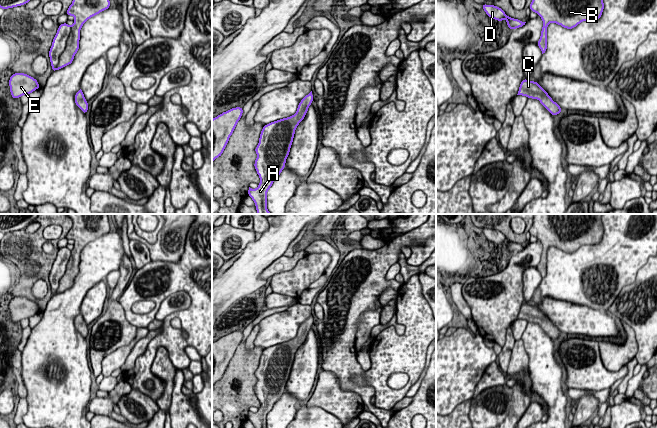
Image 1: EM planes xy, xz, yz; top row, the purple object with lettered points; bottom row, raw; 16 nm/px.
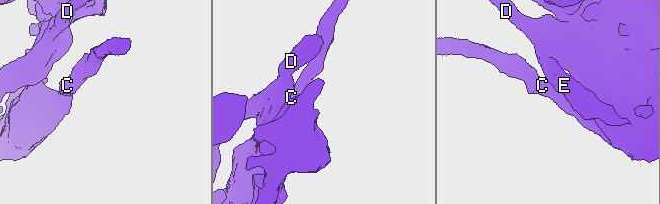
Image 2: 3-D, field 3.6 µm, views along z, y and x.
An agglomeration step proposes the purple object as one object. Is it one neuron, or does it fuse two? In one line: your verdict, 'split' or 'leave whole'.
leave whole

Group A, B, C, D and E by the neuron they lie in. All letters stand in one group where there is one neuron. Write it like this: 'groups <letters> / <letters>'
groups A B C D E

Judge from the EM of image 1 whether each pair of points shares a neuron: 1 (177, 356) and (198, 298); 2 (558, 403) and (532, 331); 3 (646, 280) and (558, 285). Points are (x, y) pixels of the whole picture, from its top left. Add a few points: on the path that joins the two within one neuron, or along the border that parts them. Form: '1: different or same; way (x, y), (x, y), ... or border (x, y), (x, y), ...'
1: same; way (186, 342), (198, 330), (198, 312)
2: same; way (548, 385), (546, 373), (541, 363), (540, 349)
3: different; border (646, 262), (636, 279), (617, 296)

